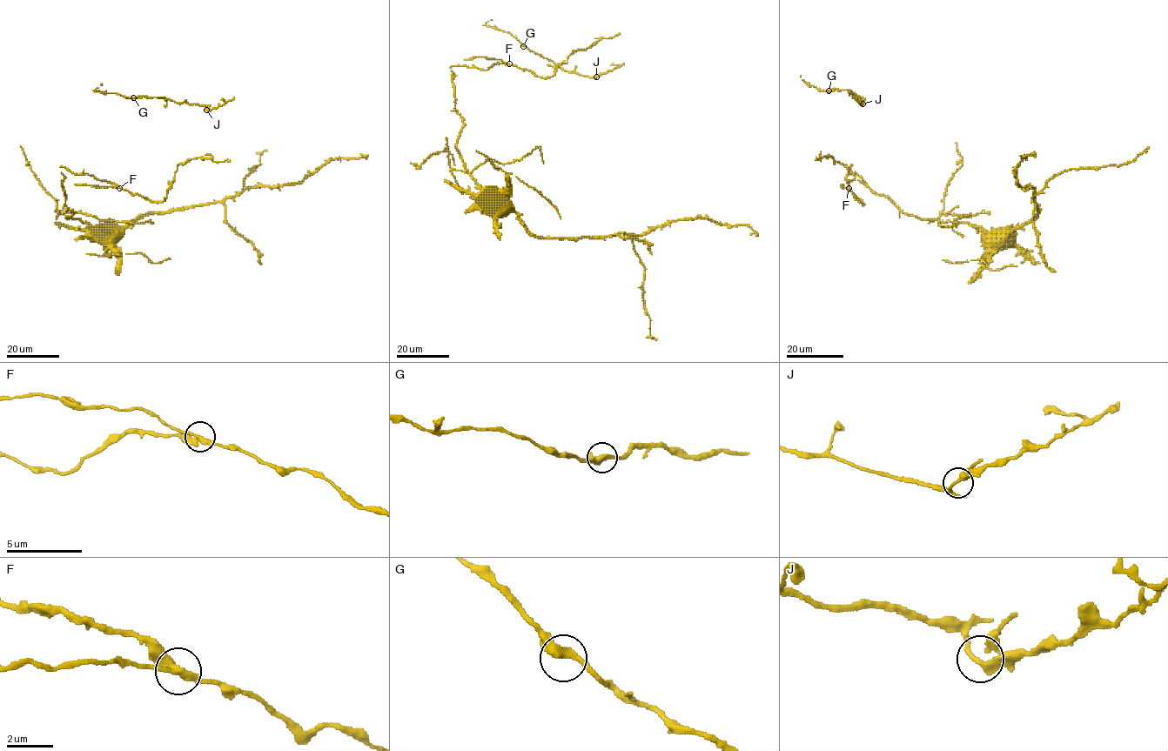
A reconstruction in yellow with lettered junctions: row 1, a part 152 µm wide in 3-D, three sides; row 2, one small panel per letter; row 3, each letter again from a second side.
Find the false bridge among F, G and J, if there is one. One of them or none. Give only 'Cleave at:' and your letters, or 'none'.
Cleave at: F

